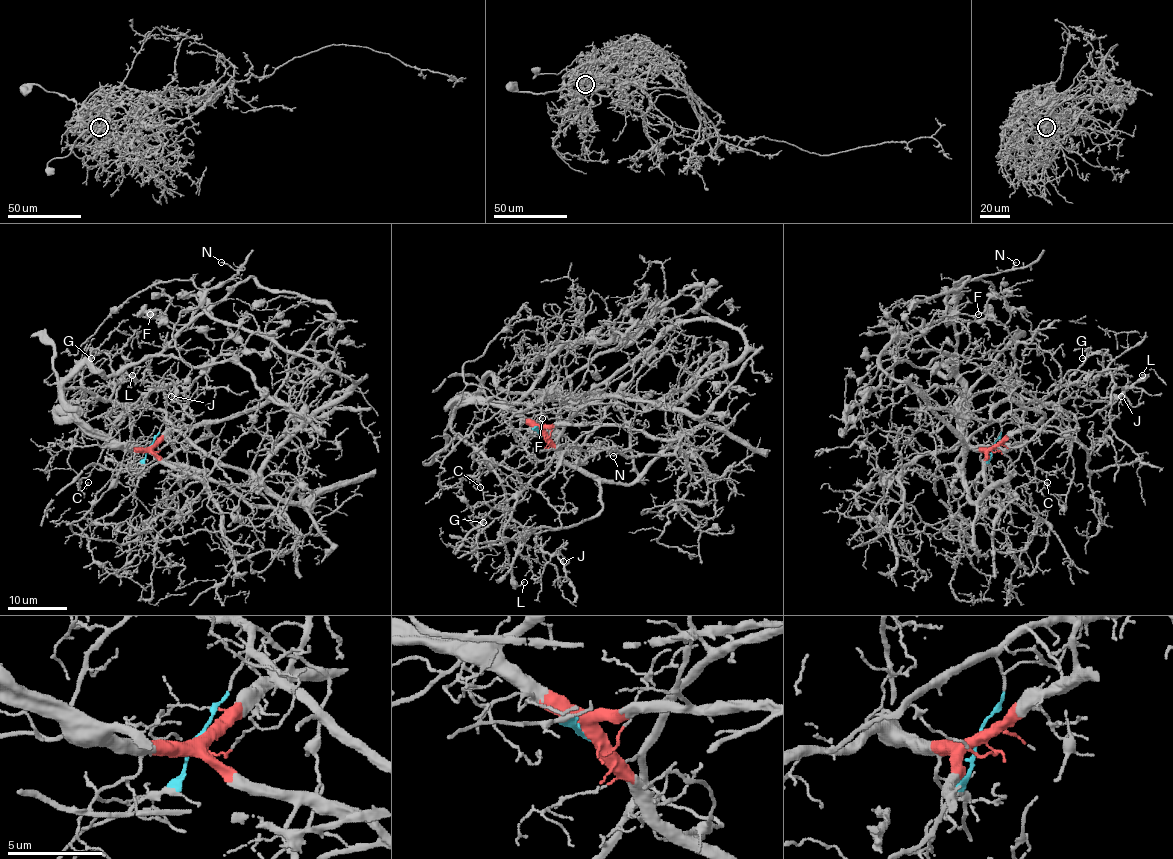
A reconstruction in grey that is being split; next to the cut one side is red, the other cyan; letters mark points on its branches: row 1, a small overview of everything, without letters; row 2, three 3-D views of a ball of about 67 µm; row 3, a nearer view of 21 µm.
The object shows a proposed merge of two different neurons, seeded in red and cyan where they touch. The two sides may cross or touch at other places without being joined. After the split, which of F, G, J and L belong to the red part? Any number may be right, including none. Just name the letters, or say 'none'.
F, G, J

